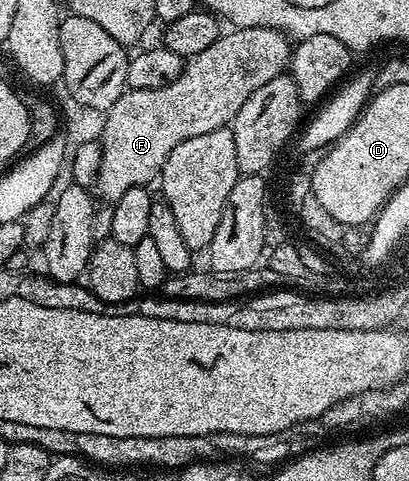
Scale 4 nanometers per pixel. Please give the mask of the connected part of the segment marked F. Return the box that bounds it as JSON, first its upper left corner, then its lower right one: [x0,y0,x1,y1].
[96,28,291,203]

